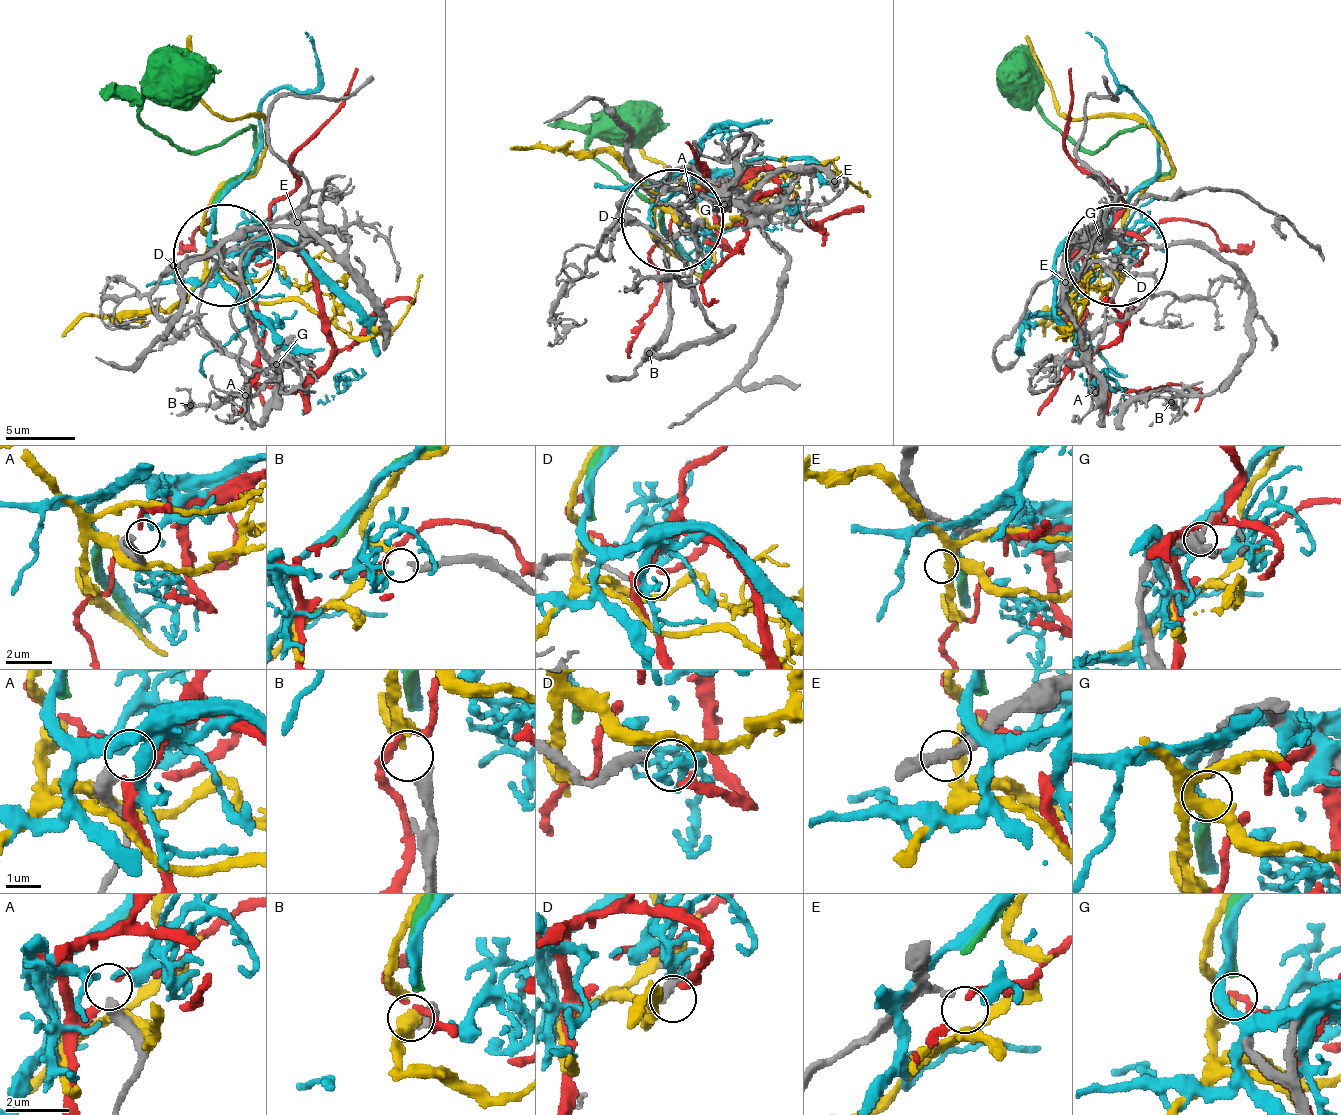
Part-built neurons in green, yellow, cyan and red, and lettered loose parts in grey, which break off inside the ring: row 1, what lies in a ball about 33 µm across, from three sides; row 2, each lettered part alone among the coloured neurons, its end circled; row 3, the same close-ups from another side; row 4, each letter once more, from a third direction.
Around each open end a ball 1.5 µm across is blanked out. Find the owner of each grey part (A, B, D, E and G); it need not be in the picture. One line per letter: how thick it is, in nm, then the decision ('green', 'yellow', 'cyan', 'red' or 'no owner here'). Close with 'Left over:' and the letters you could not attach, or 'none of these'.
A: 440 nm thick; no owner here
B: 300 nm thick; yellow
D: 240 nm thick; red
E: 180 nm thick; no owner here
G: 240 nm thick; green
Left over: A, E

